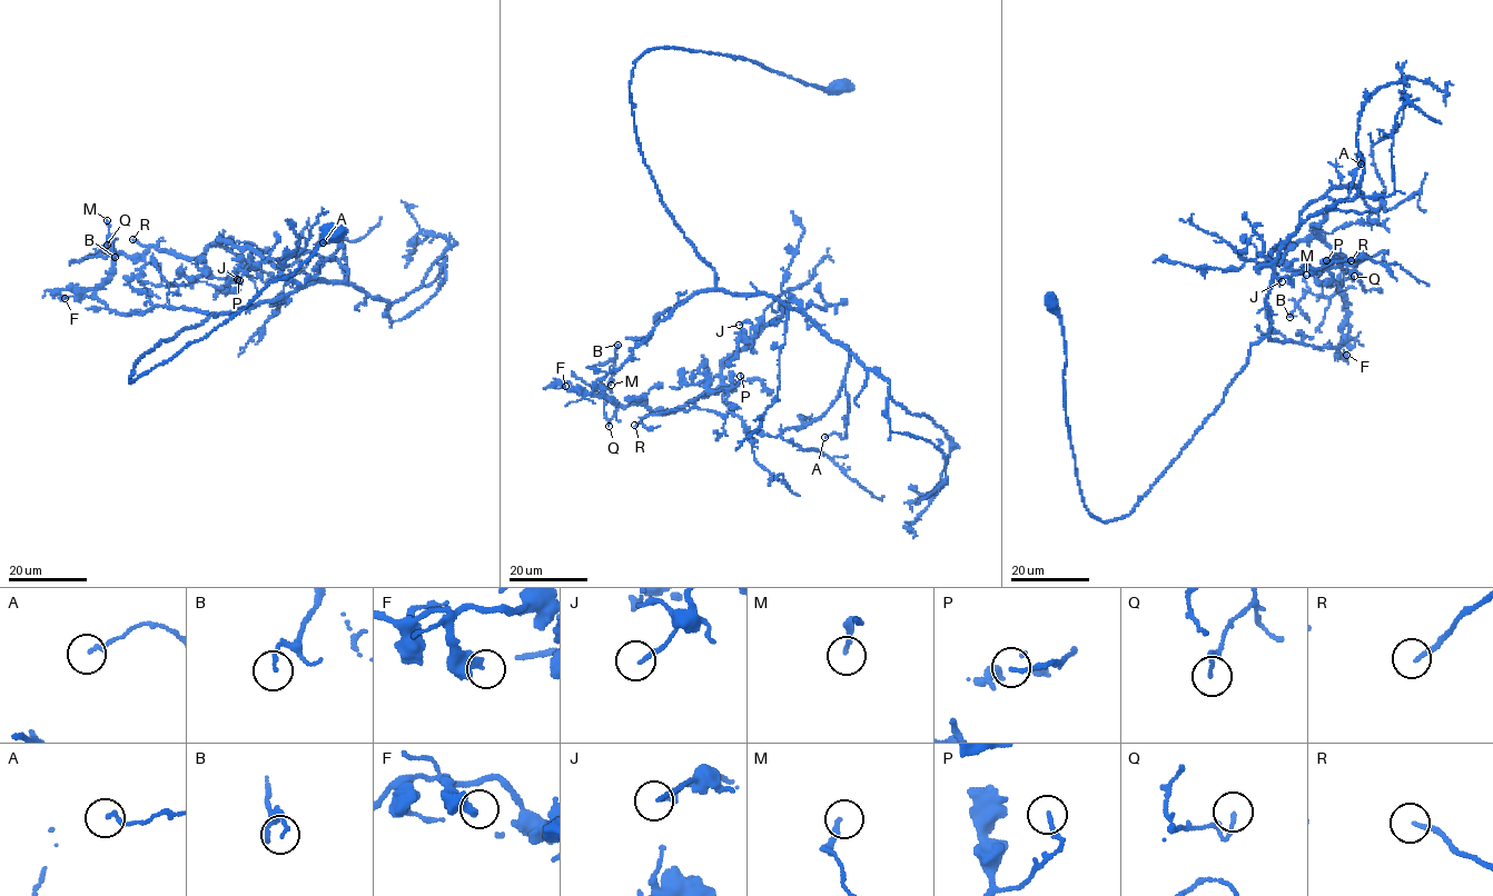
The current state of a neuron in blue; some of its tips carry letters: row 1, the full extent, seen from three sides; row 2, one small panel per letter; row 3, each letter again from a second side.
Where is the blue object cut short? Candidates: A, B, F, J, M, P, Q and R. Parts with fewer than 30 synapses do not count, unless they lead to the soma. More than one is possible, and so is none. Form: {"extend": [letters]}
{"extend": ["R"]}

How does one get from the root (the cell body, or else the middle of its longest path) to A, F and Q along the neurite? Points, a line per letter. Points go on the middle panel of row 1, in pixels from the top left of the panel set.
A: (840, 90), (674, 47), (630, 83), (643, 161), (715, 285), (847, 347), (847, 435), (824, 437)
F: (840, 90), (719, 53), (638, 59), (643, 161), (715, 285), (799, 306), (670, 410), (565, 386)
Q: (840, 90), (683, 48), (635, 62), (643, 161), (715, 285), (799, 306), (711, 392), (619, 404), (609, 426)

